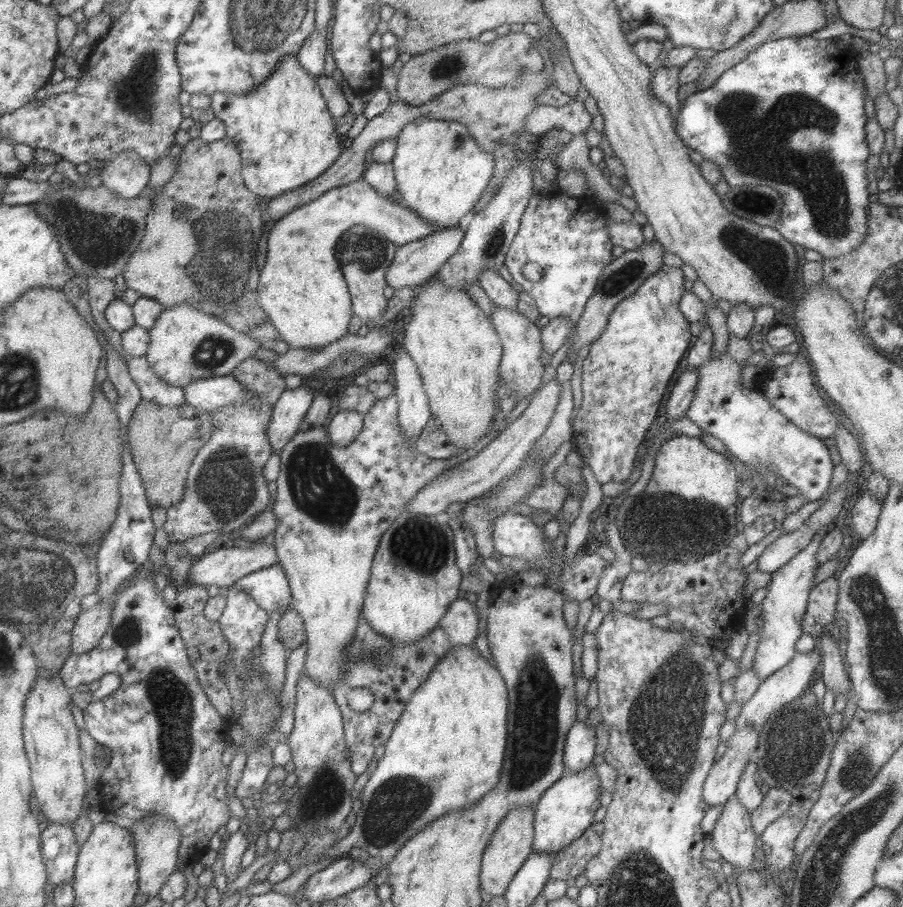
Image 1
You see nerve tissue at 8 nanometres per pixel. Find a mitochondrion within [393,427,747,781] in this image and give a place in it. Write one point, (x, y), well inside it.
(652, 528)

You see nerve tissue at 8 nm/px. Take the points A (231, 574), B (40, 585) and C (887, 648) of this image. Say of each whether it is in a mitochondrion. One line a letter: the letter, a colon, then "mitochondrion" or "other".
A: other
B: mitochondrion
C: mitochondrion

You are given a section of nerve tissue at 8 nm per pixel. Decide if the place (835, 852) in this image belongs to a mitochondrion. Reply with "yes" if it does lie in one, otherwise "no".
yes

